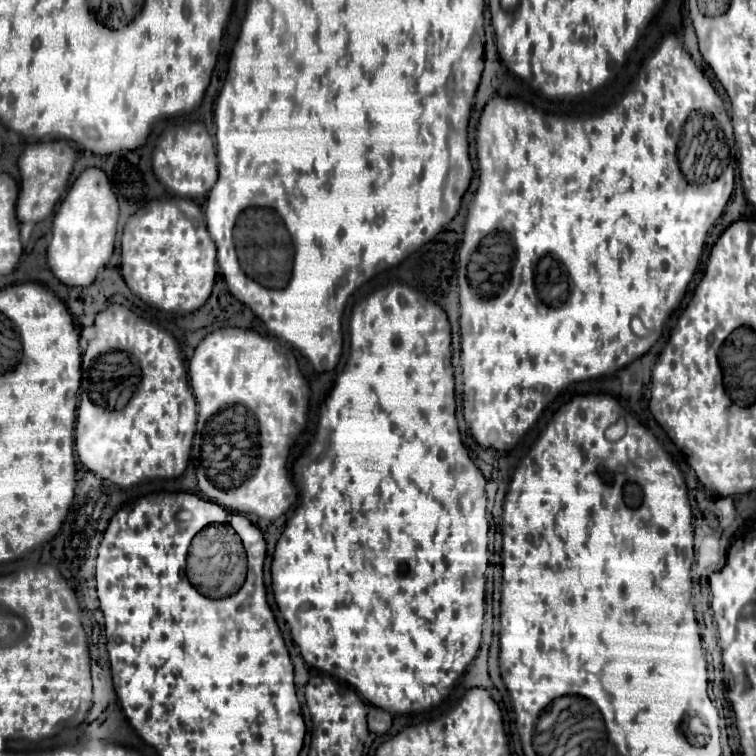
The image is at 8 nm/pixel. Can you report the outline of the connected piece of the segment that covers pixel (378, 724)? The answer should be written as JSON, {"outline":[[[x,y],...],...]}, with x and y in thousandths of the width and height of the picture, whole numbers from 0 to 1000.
{"outline":[[[489,934],[487,937],[487,963],[492,968],[500,968],[500,971],[508,971],[513,968],[519,958],[519,944],[505,939],[505,937],[497,937],[497,934]]]}

